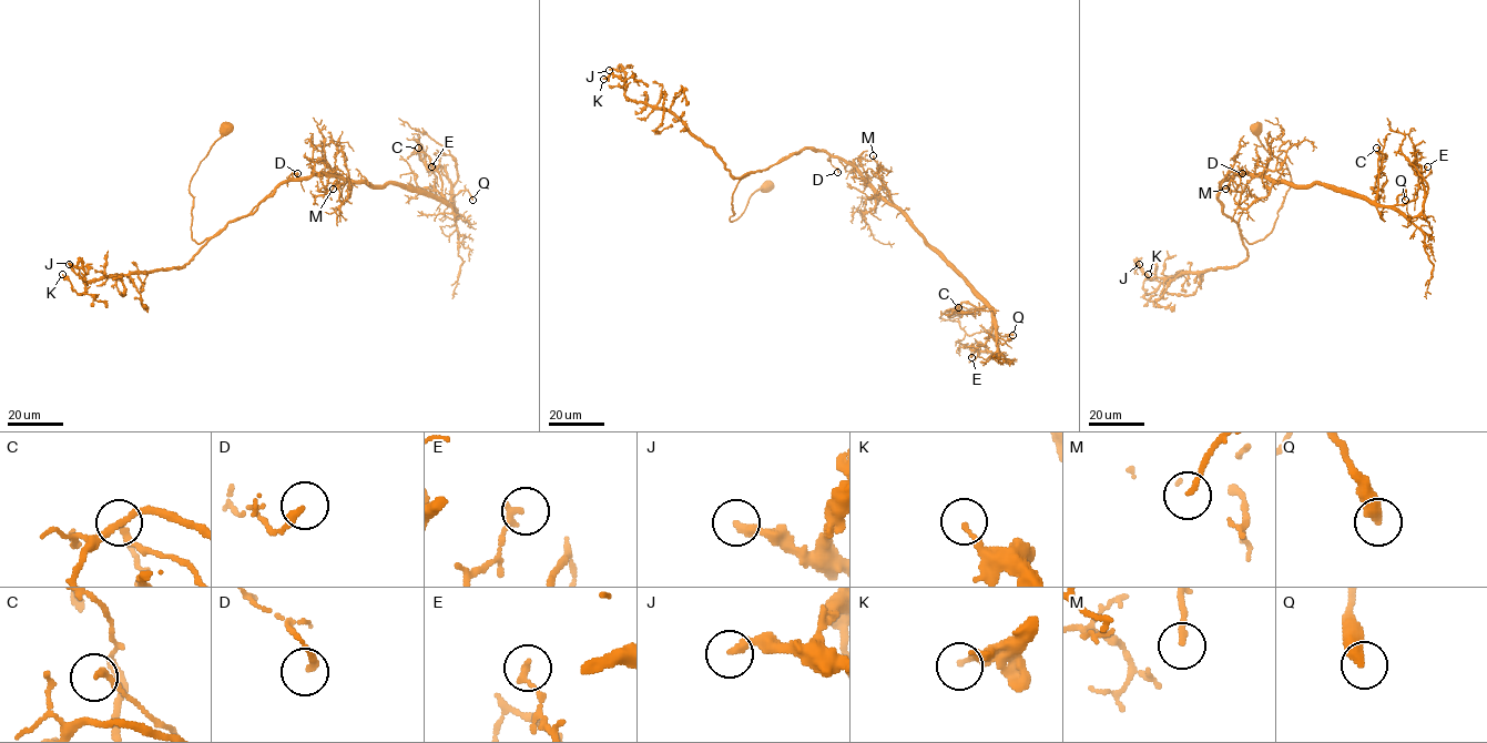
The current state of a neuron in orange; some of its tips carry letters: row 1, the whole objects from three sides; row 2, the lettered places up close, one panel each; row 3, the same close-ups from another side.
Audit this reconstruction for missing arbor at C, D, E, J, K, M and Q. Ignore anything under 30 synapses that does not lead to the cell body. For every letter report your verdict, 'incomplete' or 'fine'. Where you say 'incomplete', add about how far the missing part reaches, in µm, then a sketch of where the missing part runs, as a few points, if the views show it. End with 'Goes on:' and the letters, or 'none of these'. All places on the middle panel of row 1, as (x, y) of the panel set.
C: fine
D: fine
E: fine
J: fine
K: fine
M: fine
Q: fine
Goes on: none of these

